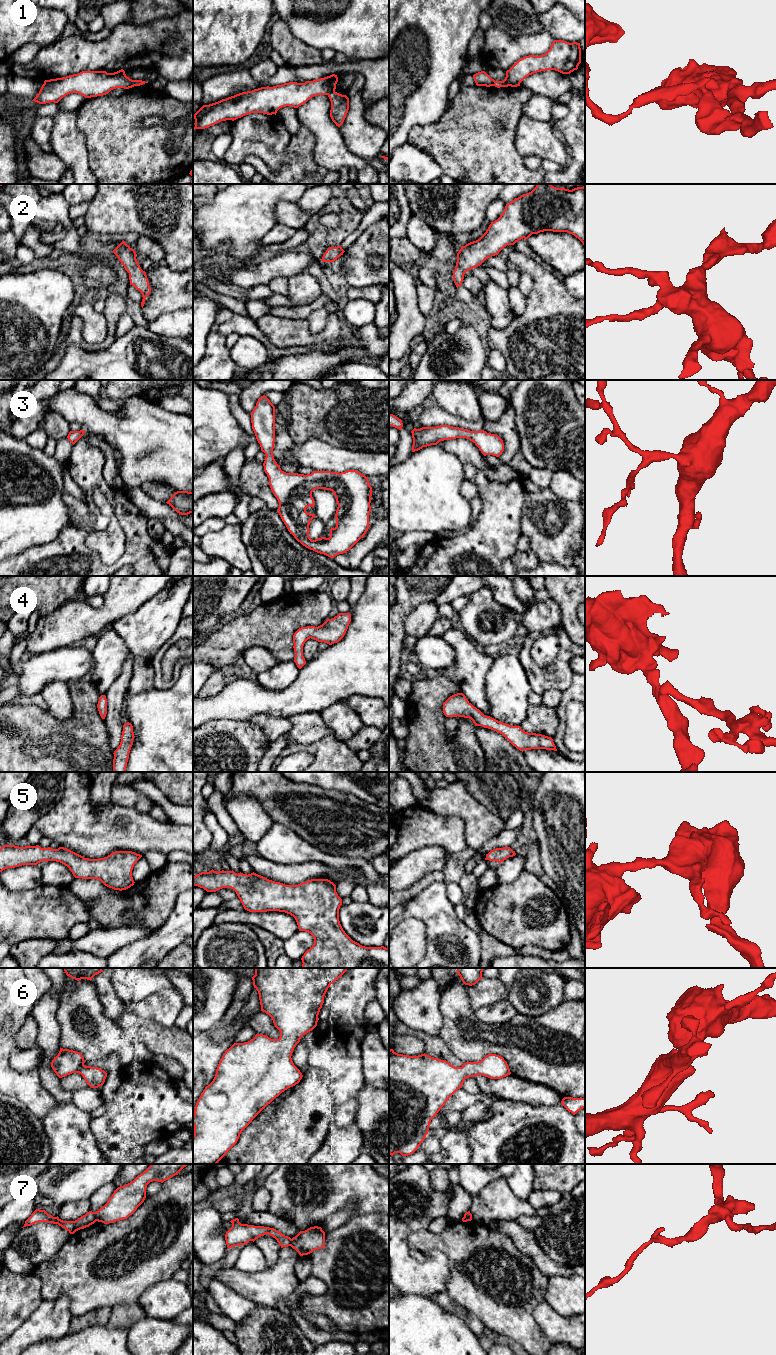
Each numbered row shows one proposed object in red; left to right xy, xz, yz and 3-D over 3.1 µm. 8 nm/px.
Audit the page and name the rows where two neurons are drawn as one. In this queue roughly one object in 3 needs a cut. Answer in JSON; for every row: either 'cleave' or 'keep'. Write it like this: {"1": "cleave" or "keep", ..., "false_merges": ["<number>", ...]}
{"1": "cleave", "2": "keep", "3": "keep", "4": "keep", "5": "keep", "6": "keep", "7": "cleave", "false_merges": ["1", "7"]}

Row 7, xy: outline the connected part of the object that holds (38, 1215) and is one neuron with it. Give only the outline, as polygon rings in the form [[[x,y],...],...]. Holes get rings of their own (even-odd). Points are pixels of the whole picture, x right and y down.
[[[36,1209],[25,1221],[23,1227],[31,1226],[39,1222],[58,1224],[62,1228],[66,1229],[70,1234],[74,1234],[76,1231],[94,1224],[96,1222],[96,1218],[95,1212],[89,1211],[75,1221],[63,1221],[58,1216],[53,1217],[52,1215],[49,1215],[45,1210]]]

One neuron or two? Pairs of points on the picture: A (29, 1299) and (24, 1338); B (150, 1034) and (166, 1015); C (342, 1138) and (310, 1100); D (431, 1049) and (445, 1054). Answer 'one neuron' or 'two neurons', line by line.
A: two neurons
B: two neurons
C: two neurons
D: one neuron

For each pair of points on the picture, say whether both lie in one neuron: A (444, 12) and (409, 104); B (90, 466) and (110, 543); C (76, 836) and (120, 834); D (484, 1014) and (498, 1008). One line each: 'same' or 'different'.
A: same
B: different
C: same
D: same

